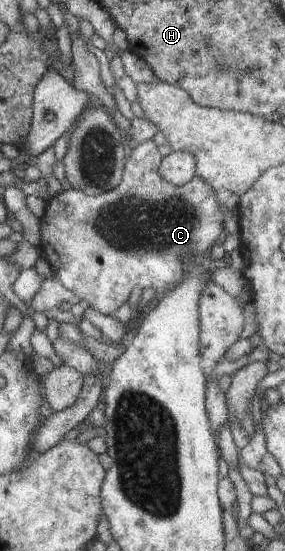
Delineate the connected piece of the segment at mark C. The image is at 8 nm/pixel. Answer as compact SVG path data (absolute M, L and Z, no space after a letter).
M153 139L131 145L118 187L95 197L73 189L64 191L51 197L39 219L42 255L52 265L57 281L81 303L103 315L114 315L128 302L135 287L156 290L159 296L167 293L184 281L184 263L200 266L206 250L223 240L225 215L218 201L222 195L197 176L184 185L164 181L158 173L162 159Z

